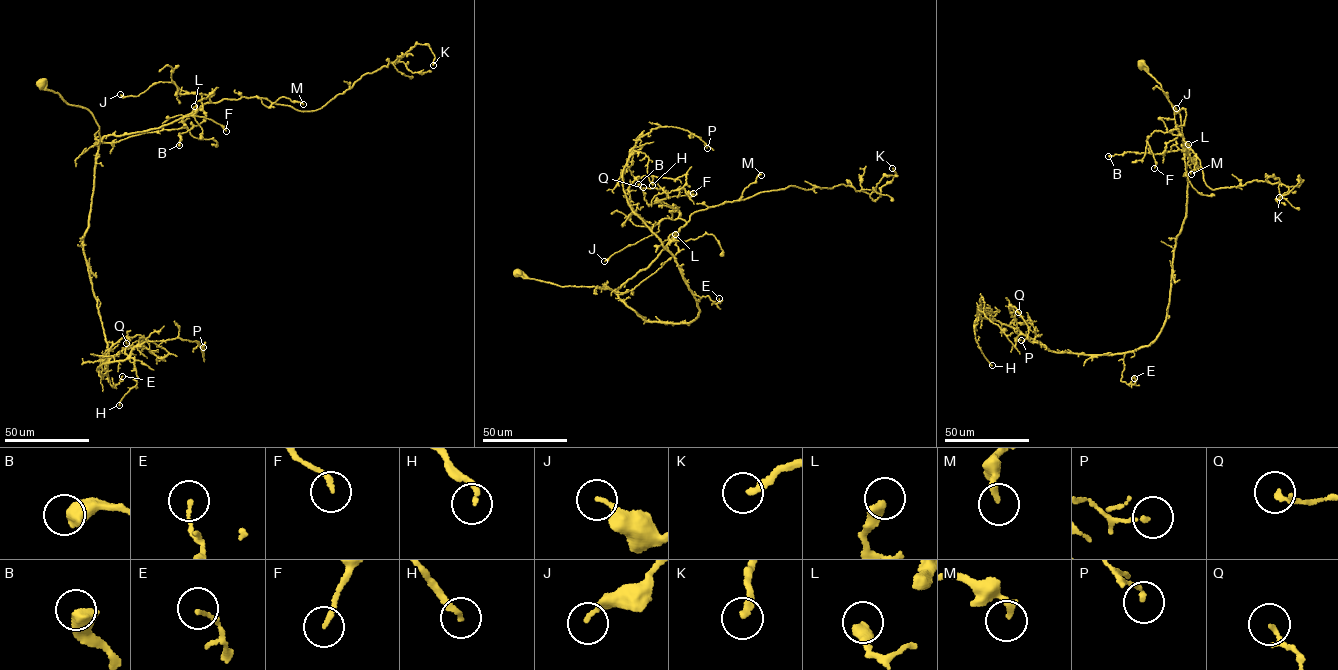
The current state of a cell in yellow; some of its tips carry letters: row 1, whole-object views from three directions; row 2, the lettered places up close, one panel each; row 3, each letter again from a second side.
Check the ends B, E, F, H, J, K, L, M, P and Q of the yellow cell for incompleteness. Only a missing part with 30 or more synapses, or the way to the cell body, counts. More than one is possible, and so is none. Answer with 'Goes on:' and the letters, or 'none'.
Goes on: K

